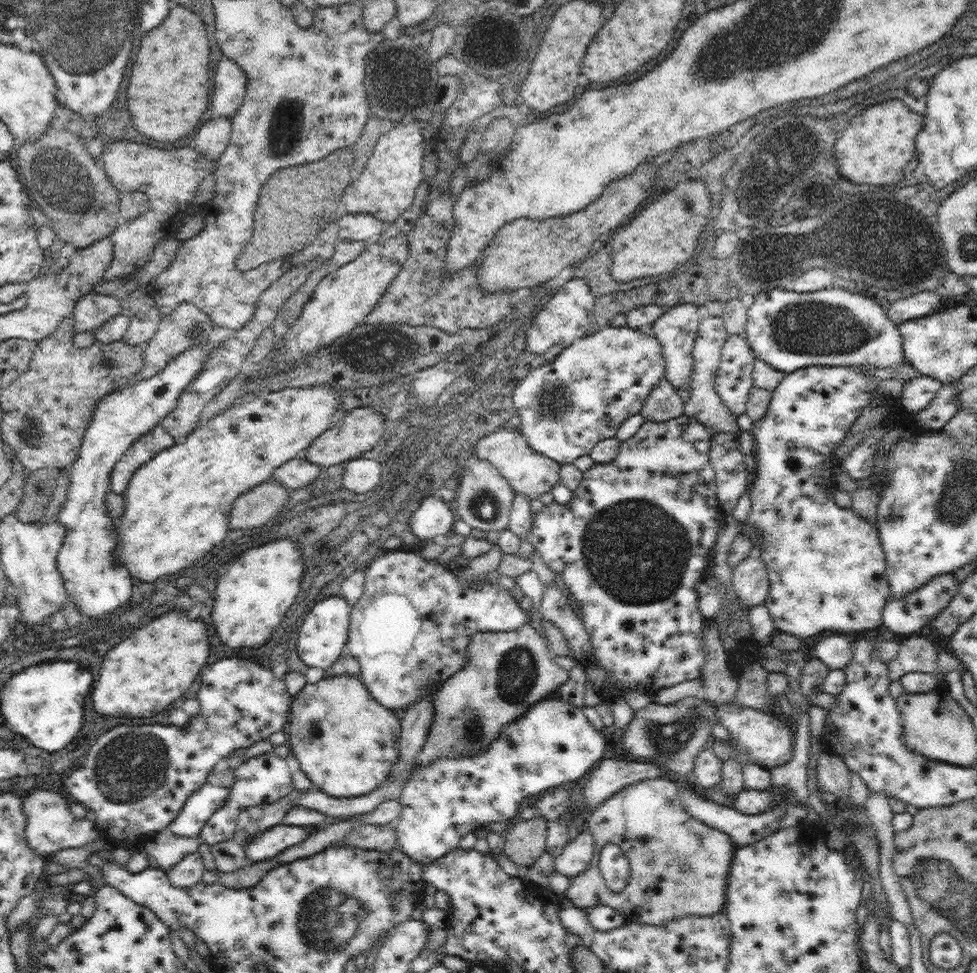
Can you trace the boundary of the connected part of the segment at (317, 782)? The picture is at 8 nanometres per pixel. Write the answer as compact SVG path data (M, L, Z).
M345 673L344 675L332 676L332 678L324 678L317 684L306 684L299 694L292 697L290 710L290 724L286 726L285 729L287 733L287 746L291 749L291 753L293 753L300 763L301 770L313 783L313 787L324 791L330 796L336 798L346 798L367 795L369 792L376 790L376 788L381 785L387 784L389 781L390 771L400 756L400 752L398 752L396 745L398 745L398 739L400 739L401 719L395 712L385 708L382 704L379 704L374 697L370 696L370 692L366 690L366 686L362 684L357 675Z

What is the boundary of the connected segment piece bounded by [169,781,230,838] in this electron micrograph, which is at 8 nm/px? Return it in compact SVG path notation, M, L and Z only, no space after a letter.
M206 781L184 803L178 816L170 823L170 831L178 837L198 837L206 821L227 803L230 788Z

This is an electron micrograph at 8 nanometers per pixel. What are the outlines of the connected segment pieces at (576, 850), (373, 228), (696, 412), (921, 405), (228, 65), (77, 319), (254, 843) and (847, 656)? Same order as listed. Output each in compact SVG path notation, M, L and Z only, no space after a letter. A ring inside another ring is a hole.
M583 830L555 858L555 871L572 879L585 872L594 852L594 837L589 830Z
M368 213L348 214L338 221L339 238L366 242L379 239L386 224Z
M703 314L698 325L692 358L694 361L693 373L689 384L690 399L685 402L683 414L696 419L704 426L716 432L739 432L737 415L724 404L724 401L717 393L715 378L723 359L722 347L728 339L725 322L722 317Z
M918 375L903 383L902 395L899 398L901 409L912 413L924 410L934 400L940 388L942 383L938 379L926 375Z
M228 58L218 62L216 84L212 94L212 112L218 117L232 118L244 102L246 74L240 66Z
M89 292L78 299L73 312L74 331L87 332L100 328L102 324L124 311L125 303L115 297Z
M284 822L268 828L262 835L250 839L245 844L248 858L252 862L263 861L276 857L289 846L296 846L308 839L308 830L300 826L286 825Z
M830 635L816 641L814 654L829 670L846 669L853 659L853 642L846 635Z

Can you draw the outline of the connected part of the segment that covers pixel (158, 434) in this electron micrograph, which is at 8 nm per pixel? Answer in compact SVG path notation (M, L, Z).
M158 423L150 432L140 436L132 446L118 459L110 473L111 491L124 494L132 476L140 466L152 460L161 450L170 448L176 442L173 436Z

